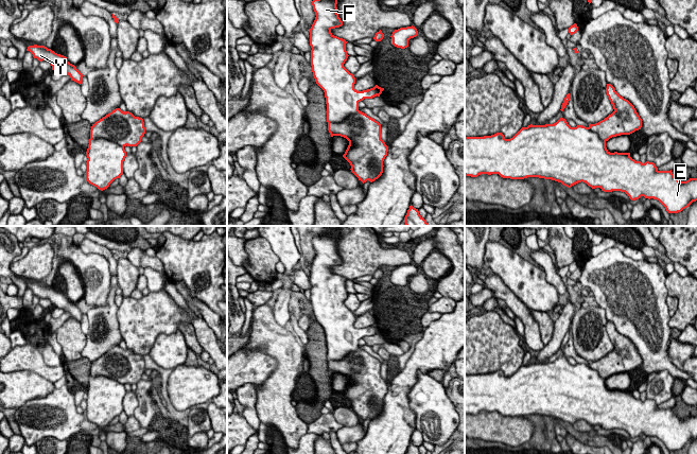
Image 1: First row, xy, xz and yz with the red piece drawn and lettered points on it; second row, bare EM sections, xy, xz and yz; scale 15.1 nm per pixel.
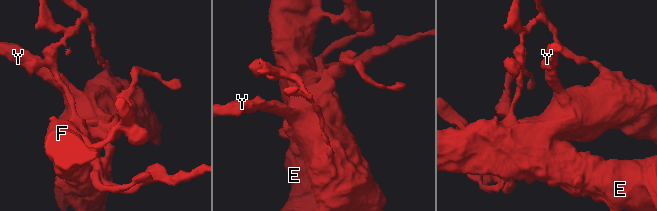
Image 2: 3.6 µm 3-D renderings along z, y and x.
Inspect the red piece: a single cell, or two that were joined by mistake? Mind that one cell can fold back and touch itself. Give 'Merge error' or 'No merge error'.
Merge error

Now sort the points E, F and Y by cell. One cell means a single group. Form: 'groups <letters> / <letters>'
groups E F / Y

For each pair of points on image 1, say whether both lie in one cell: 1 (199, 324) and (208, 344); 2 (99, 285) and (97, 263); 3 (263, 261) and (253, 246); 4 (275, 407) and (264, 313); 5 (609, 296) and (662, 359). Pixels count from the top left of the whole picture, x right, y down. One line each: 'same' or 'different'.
1: same
2: same
3: same
4: same
5: same

